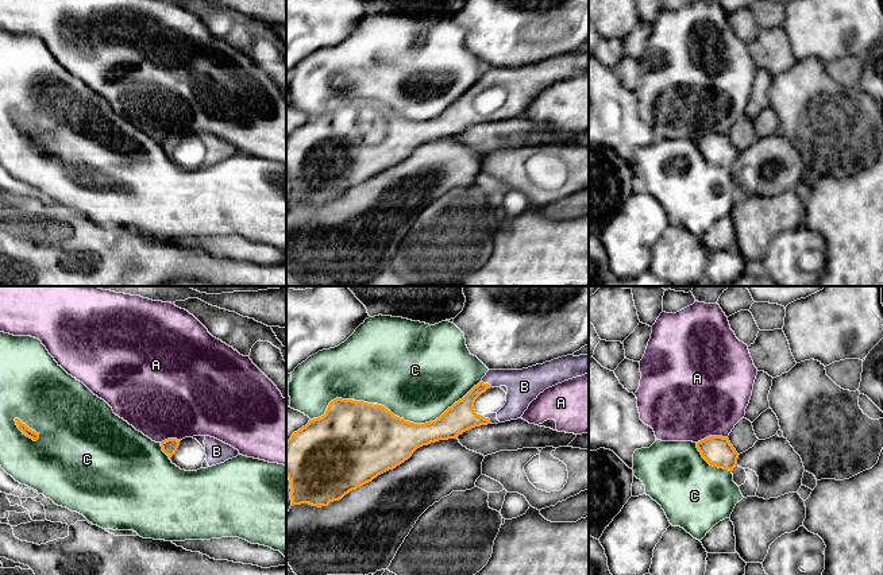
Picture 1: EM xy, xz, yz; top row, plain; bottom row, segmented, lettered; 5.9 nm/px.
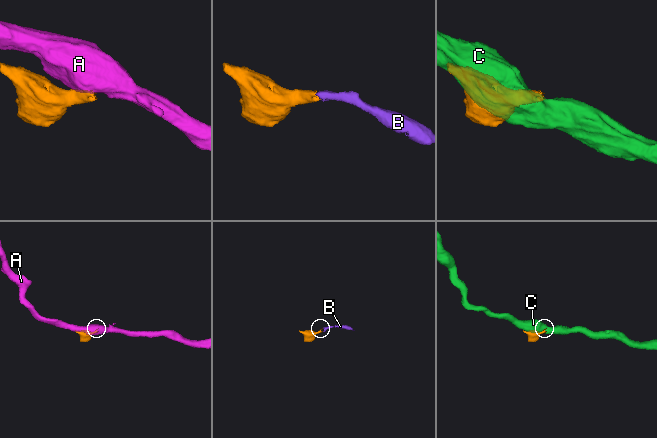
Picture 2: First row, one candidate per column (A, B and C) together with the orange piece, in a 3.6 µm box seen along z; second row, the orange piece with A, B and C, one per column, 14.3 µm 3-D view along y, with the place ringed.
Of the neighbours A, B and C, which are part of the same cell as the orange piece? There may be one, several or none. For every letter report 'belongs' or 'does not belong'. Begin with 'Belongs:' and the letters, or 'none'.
Belongs: B
A: does not belong
B: belongs
C: does not belong

